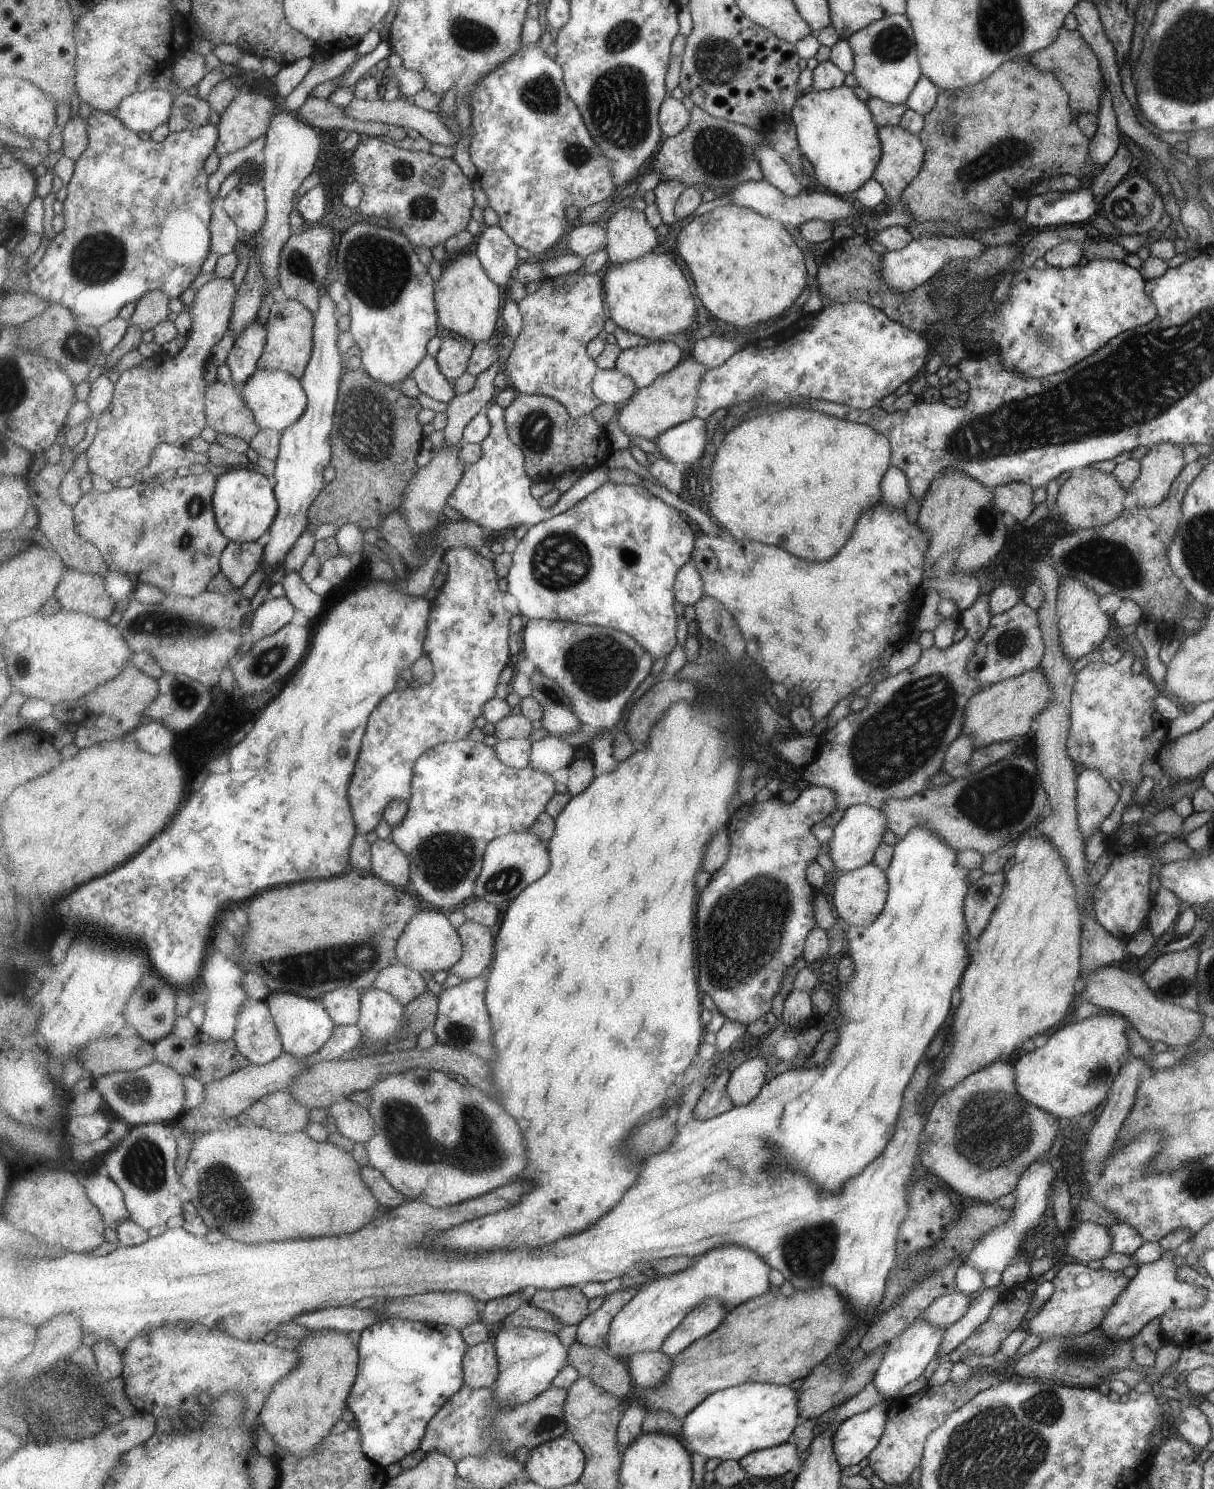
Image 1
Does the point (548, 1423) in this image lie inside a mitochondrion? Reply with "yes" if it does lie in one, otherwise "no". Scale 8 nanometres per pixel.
yes

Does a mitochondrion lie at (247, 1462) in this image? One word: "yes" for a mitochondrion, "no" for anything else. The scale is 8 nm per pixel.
no

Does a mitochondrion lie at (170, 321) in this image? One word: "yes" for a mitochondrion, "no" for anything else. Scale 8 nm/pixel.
no

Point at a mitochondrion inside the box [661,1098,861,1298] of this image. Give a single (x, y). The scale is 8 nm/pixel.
(808, 1251)

